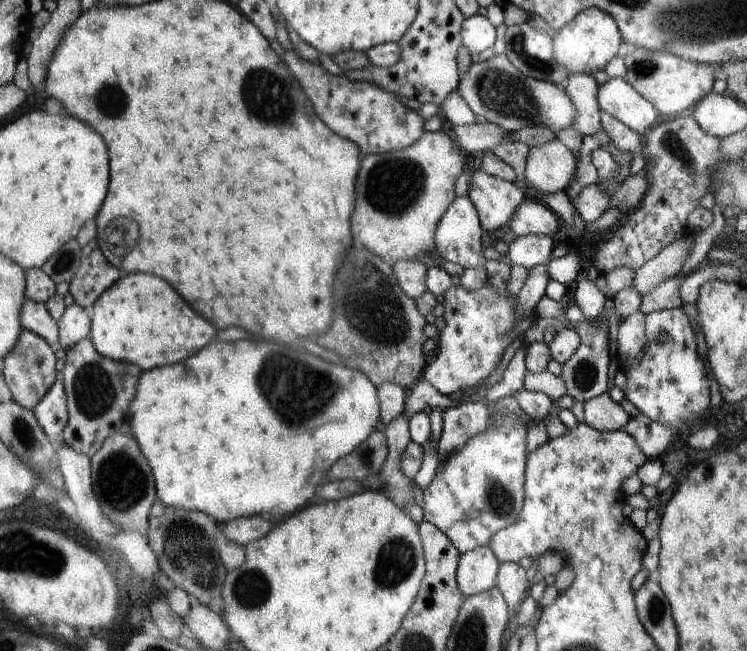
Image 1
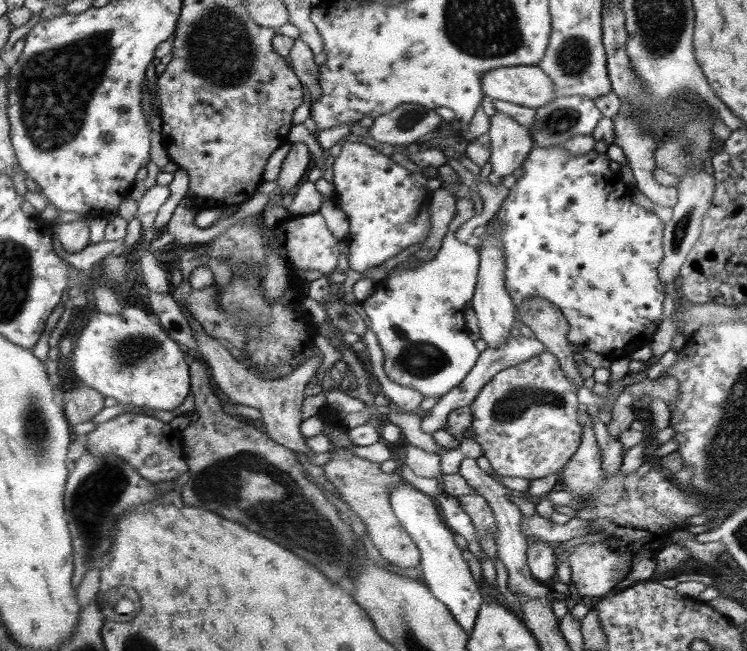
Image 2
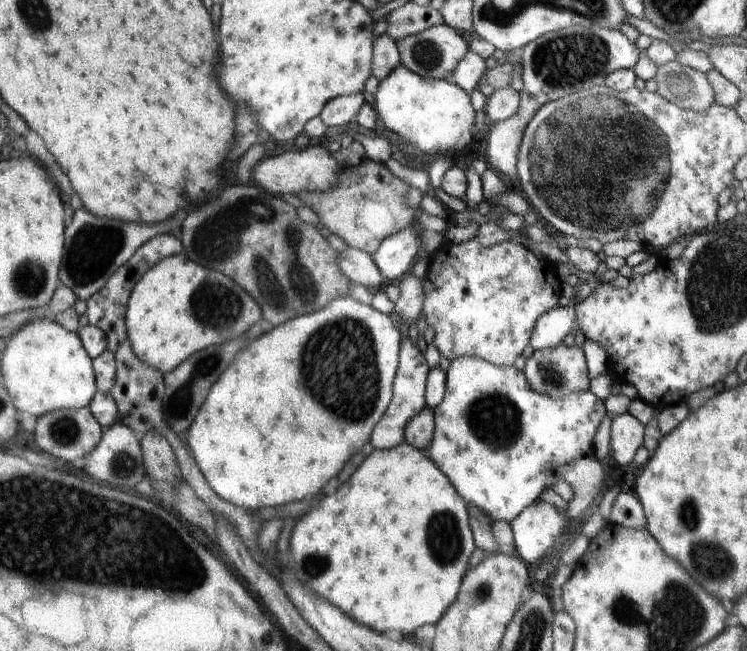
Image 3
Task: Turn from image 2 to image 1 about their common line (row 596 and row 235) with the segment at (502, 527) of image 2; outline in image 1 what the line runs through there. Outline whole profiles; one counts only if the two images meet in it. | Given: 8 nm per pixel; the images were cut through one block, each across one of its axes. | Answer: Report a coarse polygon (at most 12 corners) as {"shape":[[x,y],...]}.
{"shape":[[546,235],[518,237],[508,245],[514,265],[548,263],[554,248]]}

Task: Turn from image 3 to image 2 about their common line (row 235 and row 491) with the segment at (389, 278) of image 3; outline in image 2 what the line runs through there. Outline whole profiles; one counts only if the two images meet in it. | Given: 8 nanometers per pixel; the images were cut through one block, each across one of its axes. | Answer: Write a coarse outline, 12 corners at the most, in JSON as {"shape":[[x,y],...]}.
{"shape":[[408,483],[392,510],[422,580],[469,635],[482,595],[433,497]]}

